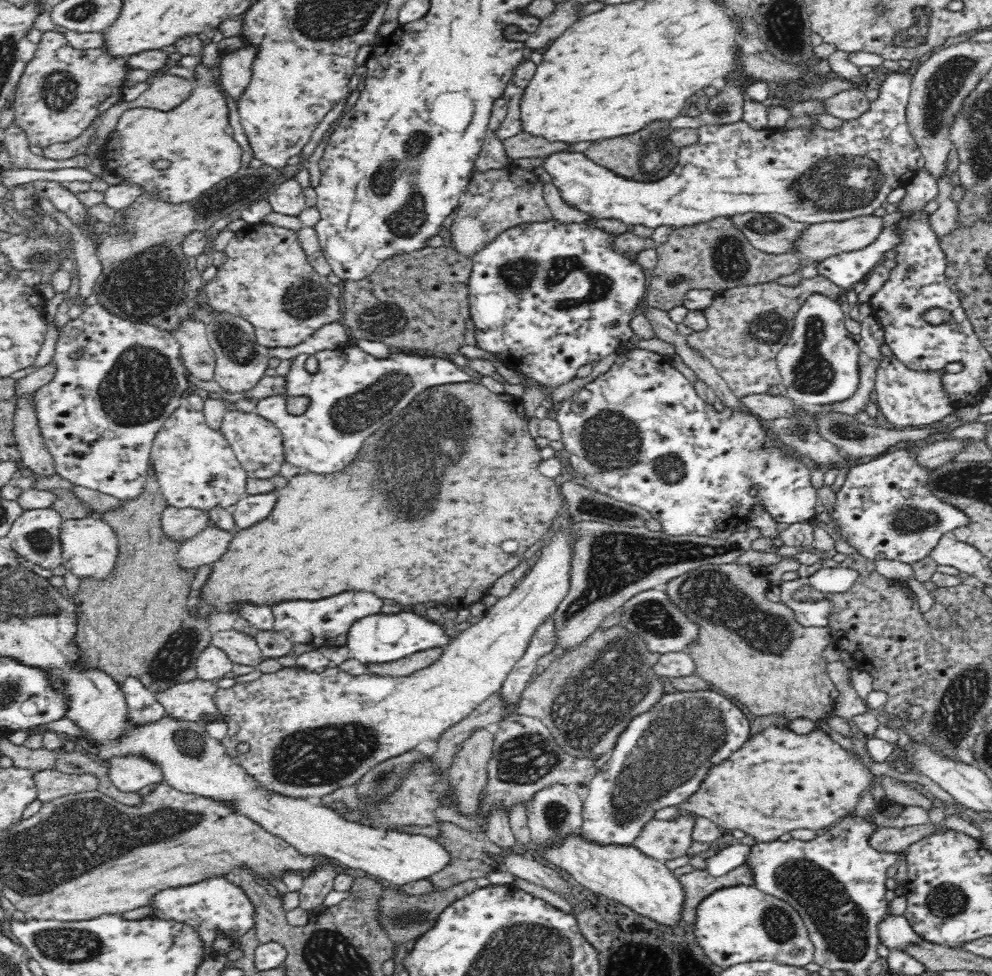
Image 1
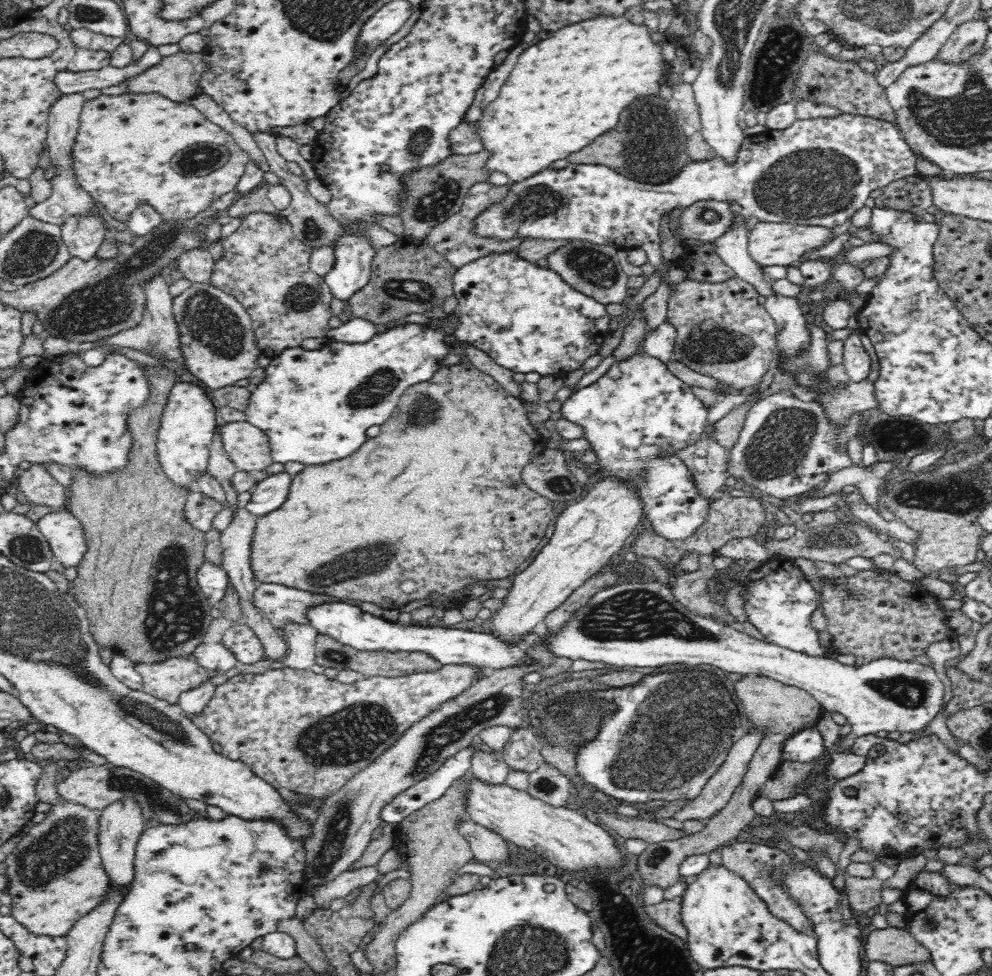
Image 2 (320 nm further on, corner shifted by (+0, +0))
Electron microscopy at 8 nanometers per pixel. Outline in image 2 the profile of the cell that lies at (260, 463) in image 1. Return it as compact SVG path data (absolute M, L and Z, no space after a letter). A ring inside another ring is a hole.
M248 421L221 424L220 429L224 448L239 471L253 474L273 463L269 438L262 429Z

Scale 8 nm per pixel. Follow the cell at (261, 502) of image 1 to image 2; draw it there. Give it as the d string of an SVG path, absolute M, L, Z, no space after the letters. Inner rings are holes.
M286 472L267 476L251 490L250 500L245 507L256 516L276 510L286 500L292 477Z

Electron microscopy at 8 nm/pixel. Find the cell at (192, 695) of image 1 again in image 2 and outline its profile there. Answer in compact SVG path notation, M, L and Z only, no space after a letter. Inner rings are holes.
M170 658L158 664L136 664L143 680L142 690L160 700L178 704L183 692L198 688L209 677L207 670L191 658Z

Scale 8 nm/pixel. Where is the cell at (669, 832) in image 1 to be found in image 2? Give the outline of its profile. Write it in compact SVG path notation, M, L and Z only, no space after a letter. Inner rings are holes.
M752 729L747 734L744 734L738 742L735 742L732 746L732 750L728 752L728 760L720 766L716 774L713 774L707 780L707 784L703 786L701 793L692 800L688 800L686 806L675 812L673 818L682 823L687 821L705 822L712 818L712 816L714 816L723 806L726 806L734 789L740 784L740 781L746 772L747 764L751 761L751 756L754 754L760 739L760 732Z

